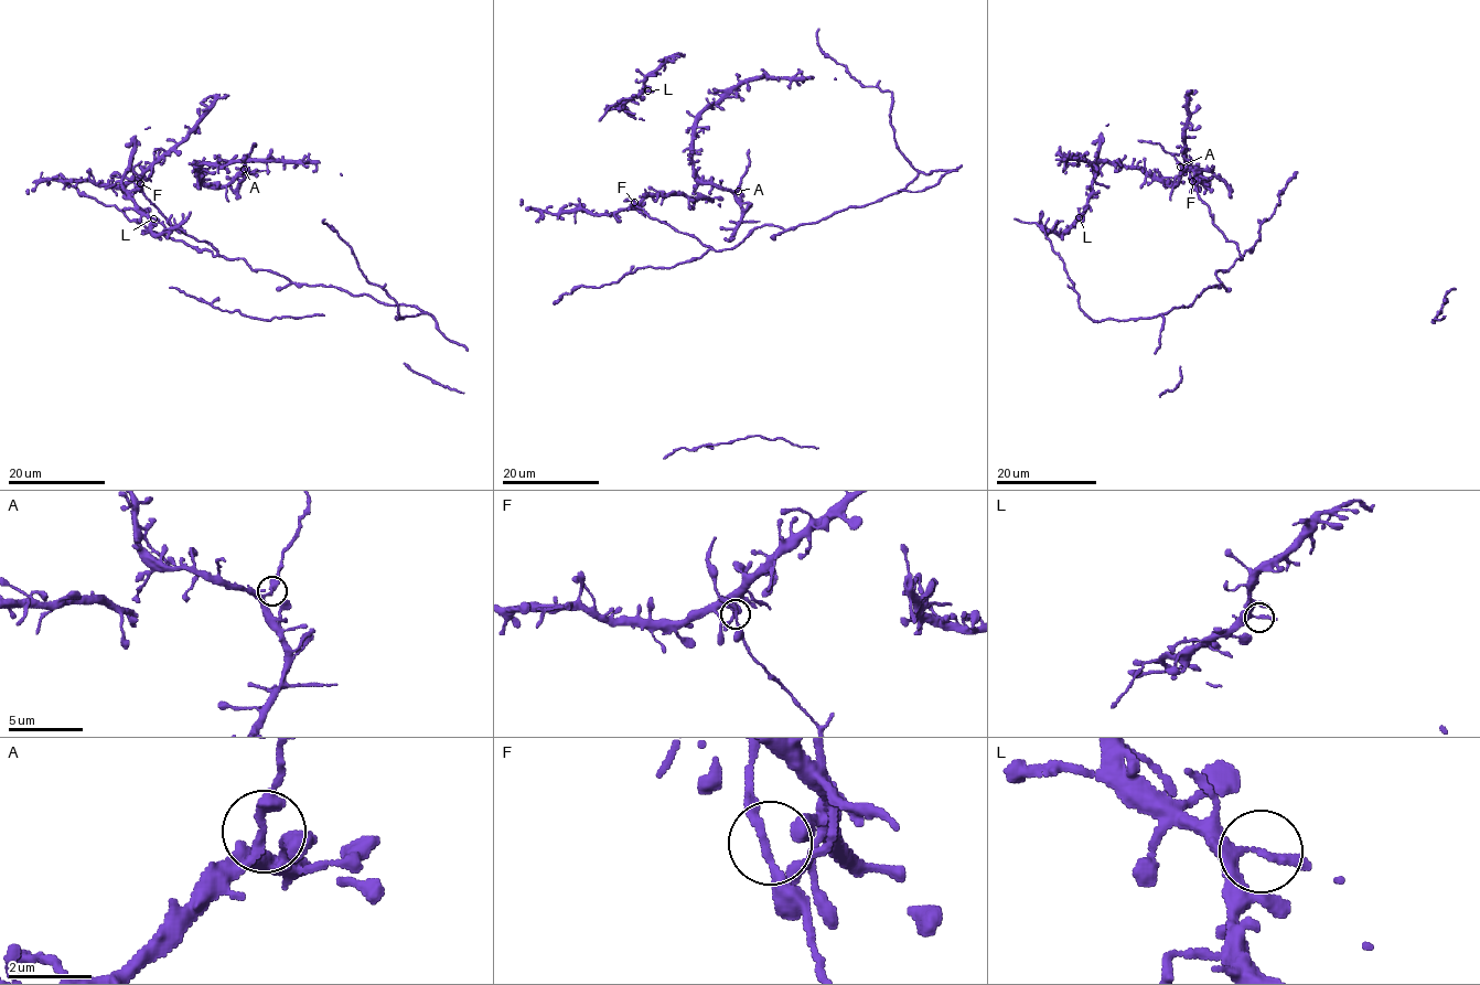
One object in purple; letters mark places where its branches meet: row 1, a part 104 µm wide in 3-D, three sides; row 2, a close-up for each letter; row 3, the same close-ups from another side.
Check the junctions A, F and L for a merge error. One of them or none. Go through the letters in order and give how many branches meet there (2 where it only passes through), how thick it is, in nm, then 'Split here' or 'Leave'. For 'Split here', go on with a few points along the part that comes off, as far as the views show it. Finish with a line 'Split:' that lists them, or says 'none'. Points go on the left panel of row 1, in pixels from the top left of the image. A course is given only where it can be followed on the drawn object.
A: Branches: 2. Thickness 240 nm. Split here. Course of the part to remove: (243, 168), (254, 142)
F: Branches: 2. Thickness 190 nm. Leave
L: Branches: 2. Thickness 240 nm. Leave
Split: A

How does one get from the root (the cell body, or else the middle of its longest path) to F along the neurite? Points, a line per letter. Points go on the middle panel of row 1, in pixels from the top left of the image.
F: (705, 246), (695, 237), (652, 218), (634, 202)

